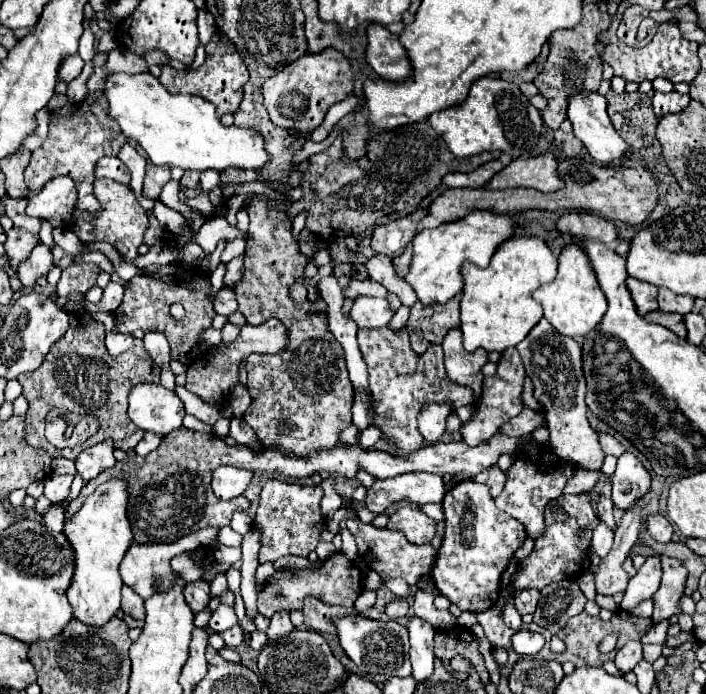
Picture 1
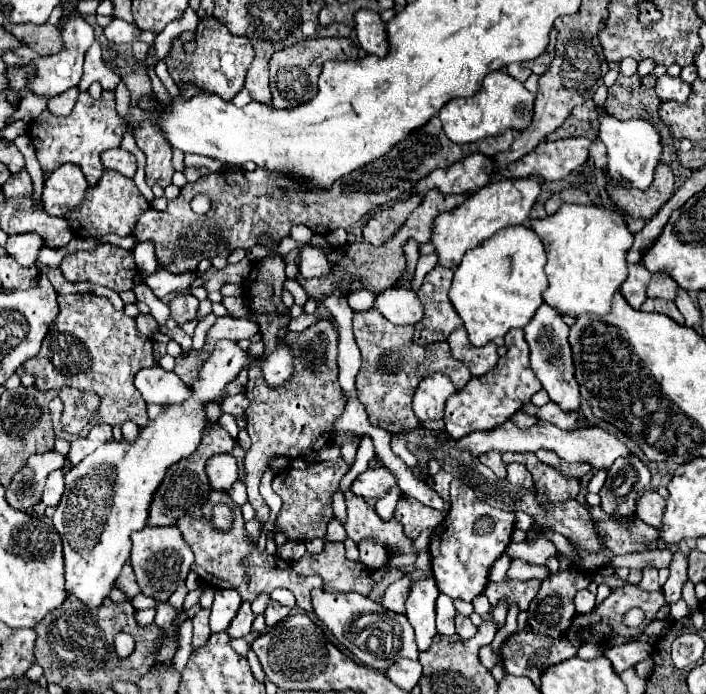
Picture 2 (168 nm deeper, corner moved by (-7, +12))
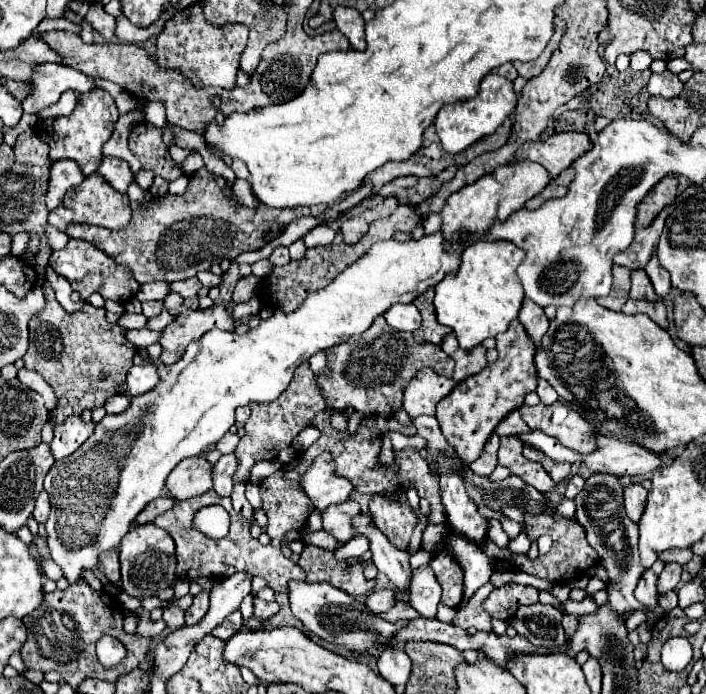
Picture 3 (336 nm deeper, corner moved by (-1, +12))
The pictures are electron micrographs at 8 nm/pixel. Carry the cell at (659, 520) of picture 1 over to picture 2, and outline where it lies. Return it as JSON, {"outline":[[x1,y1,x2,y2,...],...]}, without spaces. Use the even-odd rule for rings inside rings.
{"outline":[[643,492,643,496,637,502,637,516,649,524,659,528,661,520,663,520,663,508,665,508,665,500,657,494,657,492]]}

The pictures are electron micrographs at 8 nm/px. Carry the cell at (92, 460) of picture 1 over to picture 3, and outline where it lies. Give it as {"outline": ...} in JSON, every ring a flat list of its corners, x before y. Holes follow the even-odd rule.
{"outline":[[69,416,65,422,55,426,55,438,51,440,51,452,55,460,63,460,65,456,73,454,91,434,95,424,83,422,81,416]]}

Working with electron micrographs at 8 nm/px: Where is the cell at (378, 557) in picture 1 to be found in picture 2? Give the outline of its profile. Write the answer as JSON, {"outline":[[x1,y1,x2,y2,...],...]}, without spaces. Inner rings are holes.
{"outline":[[351,490,345,492,347,500,347,522,345,530,347,536,353,542,359,540,375,540,377,544,383,544,385,548,397,548,401,554,417,554,413,540,405,536,403,524,399,524,395,518,389,522,381,520,381,516,369,506,361,496,355,496]]}

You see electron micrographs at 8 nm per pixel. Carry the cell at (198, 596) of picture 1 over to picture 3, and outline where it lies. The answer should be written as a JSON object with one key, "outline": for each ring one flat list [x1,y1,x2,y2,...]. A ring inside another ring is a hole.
{"outline":[[199,592,197,596,193,596,193,604,191,604,191,608,185,612,185,624,187,626,193,626,193,624,197,624,197,622,201,622,201,618,205,616,205,612,207,612,207,608,209,608,209,592]]}

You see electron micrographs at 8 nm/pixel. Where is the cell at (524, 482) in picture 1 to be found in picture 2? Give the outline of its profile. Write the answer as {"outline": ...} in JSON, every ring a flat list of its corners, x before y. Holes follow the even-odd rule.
{"outline":[[509,464,507,466,507,480,511,484,523,484,525,488,535,486,531,472,527,472,527,468,523,468,523,464]]}

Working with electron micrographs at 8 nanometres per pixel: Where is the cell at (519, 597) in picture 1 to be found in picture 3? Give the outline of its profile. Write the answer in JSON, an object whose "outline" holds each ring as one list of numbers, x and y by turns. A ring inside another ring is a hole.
{"outline":[[505,584,495,588,483,602,483,608,501,620,511,620,519,606,531,606,539,602,539,592,533,586,519,586,519,584]]}

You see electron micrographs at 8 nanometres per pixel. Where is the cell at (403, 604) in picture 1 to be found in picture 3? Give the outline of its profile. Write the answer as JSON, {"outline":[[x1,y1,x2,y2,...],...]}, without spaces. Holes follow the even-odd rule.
{"outline":[[377,590,377,592,373,592,373,594,367,598,365,606,367,606,371,612,379,614,379,612,387,612,387,610,393,606,393,602,395,602,395,596,393,596,391,590]]}

